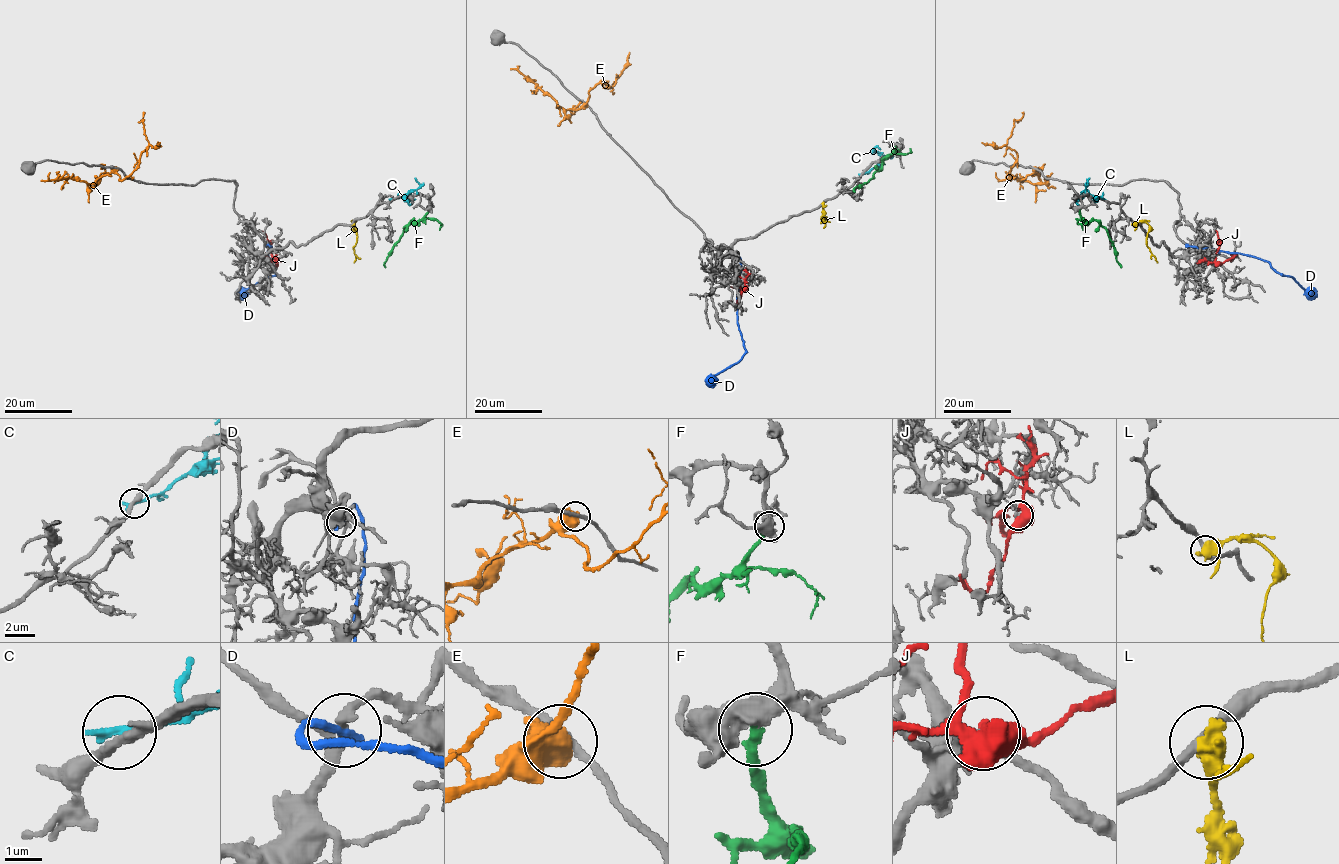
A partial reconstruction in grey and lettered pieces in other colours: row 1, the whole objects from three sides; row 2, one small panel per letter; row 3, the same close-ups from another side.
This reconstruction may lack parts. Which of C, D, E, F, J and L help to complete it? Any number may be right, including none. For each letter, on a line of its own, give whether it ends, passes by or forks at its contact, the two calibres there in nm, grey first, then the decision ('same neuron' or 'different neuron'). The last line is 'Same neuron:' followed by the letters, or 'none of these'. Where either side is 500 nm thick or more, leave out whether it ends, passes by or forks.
C: it ends; calibres 280 and 280 nm; different neuron
D: it ends; calibres 200 and 280 nm; different neuron
E: calibres 220 and 850 nm; different neuron
F: it ends; calibres 480 and 280 nm; same neuron
J: it forks; calibres 150 and 480 nm; different neuron
L: calibres 260 and 550 nm; different neuron
Same neuron: F

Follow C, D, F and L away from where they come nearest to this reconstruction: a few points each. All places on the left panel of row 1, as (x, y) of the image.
C: (392, 199), (406, 197), (412, 190), (405, 197), (410, 204)
D: (266, 245), (272, 247), (267, 255), (276, 274), (238, 295)
F: (430, 209), (403, 228), (403, 235), (384, 264), (386, 267)
L: (352, 224), (354, 221), (357, 232), (354, 262)

